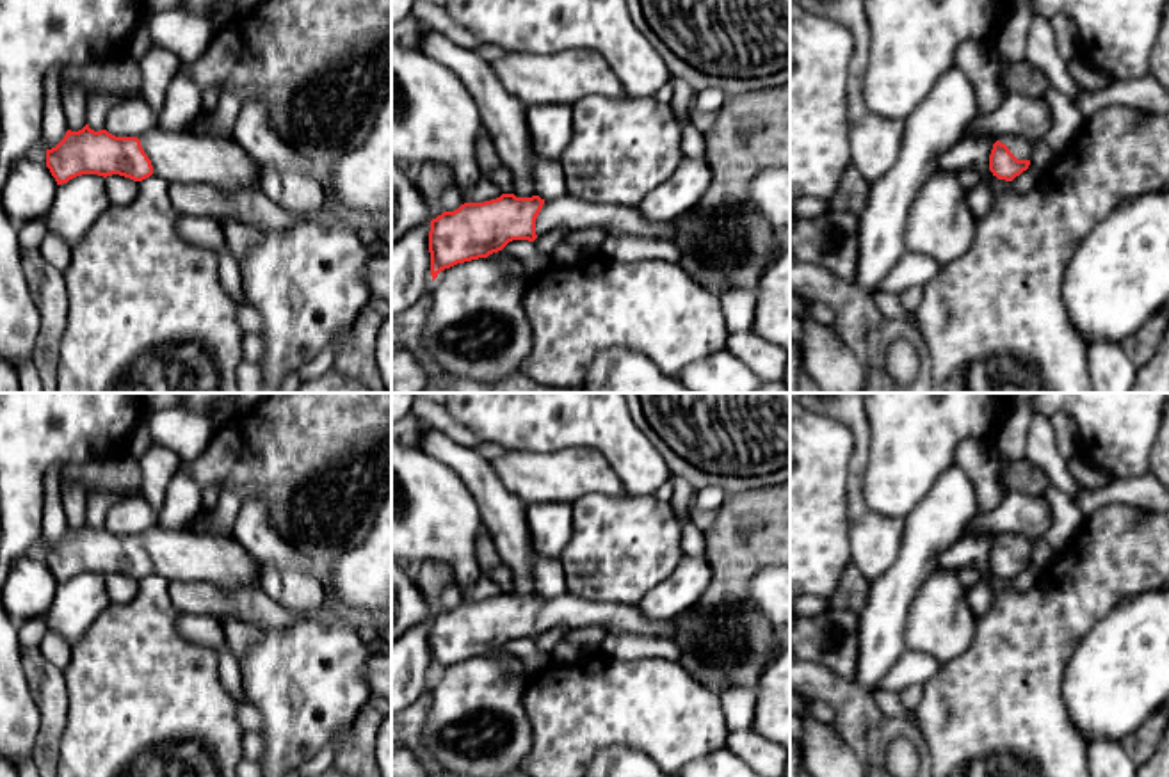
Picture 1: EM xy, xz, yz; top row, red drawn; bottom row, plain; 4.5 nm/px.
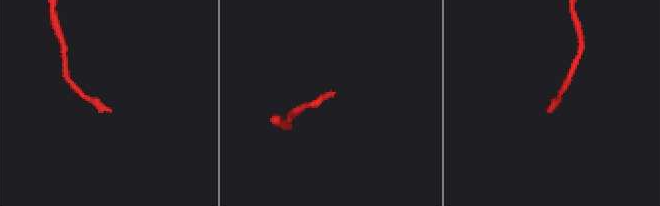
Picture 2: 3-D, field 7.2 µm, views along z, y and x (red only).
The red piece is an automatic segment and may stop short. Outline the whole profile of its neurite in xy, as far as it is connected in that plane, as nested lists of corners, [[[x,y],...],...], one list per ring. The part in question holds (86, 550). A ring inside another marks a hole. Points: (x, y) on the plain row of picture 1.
[[[85,523],[78,530],[68,528],[64,537],[52,548],[46,548],[46,565],[57,583],[82,573],[112,574],[119,573],[133,580],[142,580],[151,573],[167,581],[212,583],[219,589],[249,587],[260,580],[262,565],[251,557],[235,537],[212,537],[190,530],[171,532],[153,526],[137,535],[116,535],[107,528],[94,530]]]

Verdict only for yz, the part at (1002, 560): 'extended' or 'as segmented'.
extended

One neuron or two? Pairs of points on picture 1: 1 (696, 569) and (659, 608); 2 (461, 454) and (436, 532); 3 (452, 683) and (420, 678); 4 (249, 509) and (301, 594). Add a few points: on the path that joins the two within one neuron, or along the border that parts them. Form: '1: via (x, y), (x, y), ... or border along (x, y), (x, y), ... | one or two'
1: via (689, 578), (668, 600) | one
2: border along (420, 450), (447, 464), (467, 486), (479, 509) | two
3: border along (433, 680), (427, 688) | two
4: via (255, 530), (278, 557), (285, 573) | one

